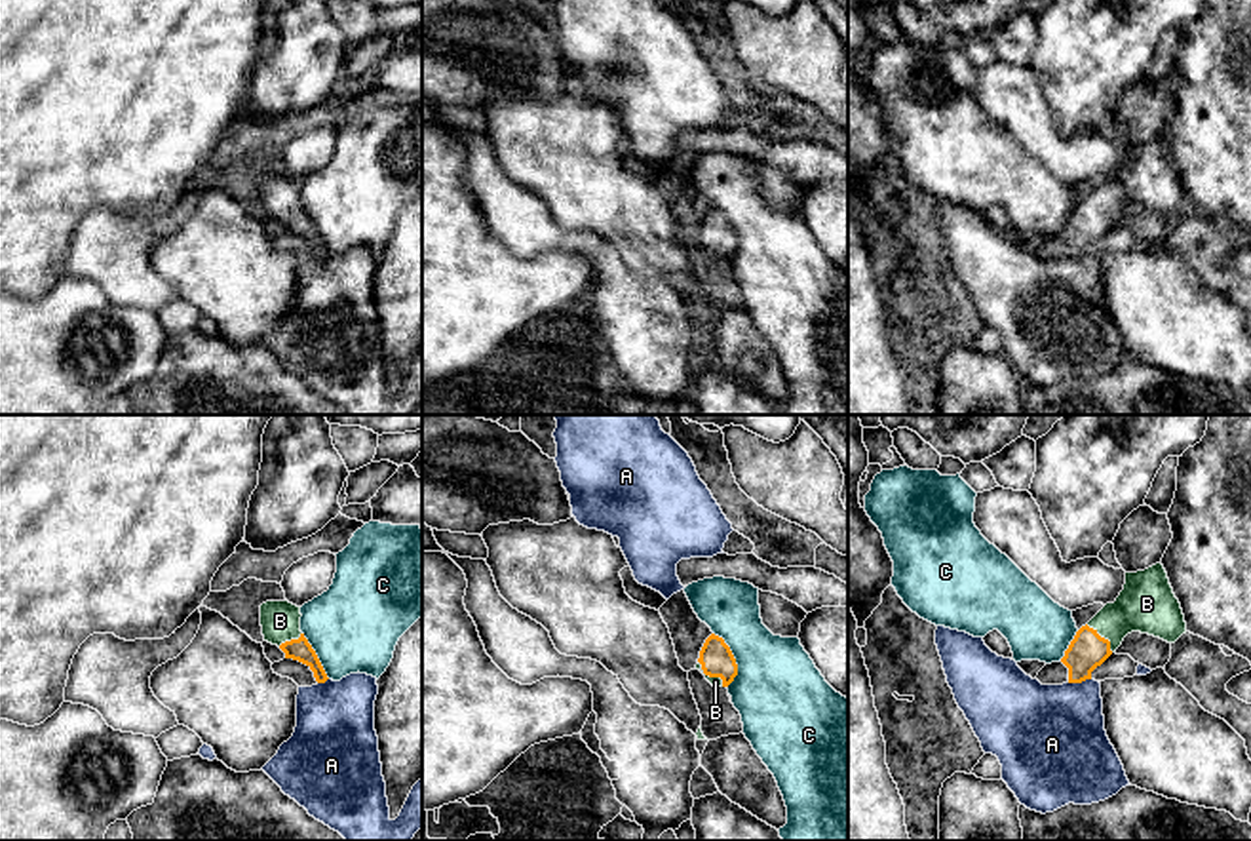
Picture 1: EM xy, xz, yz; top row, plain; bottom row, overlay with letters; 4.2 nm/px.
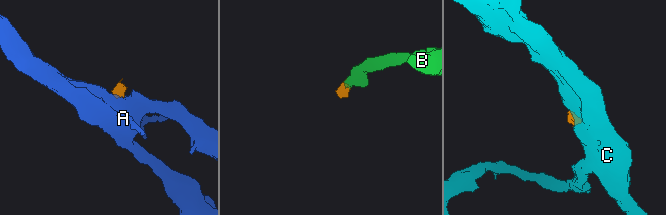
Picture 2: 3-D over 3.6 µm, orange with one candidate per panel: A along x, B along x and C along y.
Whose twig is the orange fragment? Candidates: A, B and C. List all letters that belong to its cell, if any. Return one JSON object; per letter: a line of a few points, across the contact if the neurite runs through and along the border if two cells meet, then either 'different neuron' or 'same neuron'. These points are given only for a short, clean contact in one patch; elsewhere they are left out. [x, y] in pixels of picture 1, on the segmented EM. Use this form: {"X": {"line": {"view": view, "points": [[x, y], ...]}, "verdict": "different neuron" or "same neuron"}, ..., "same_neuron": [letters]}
{"A": {"line": {"view": "yz", "points": [[1090, 678], [1069, 684]]}, "verdict": "different neuron"}, "B": {"line": {"view": "yz", "points": [[1088, 649], [1103, 638], [1128, 613], [1147, 604]]}, "verdict": "same neuron"}, "C": {"line": {"view": "xz", "points": [[713, 632], [729, 647], [736, 664], [736, 676], [727, 687]]}, "verdict": "different neuron"}, "same_neuron": ["B"]}

